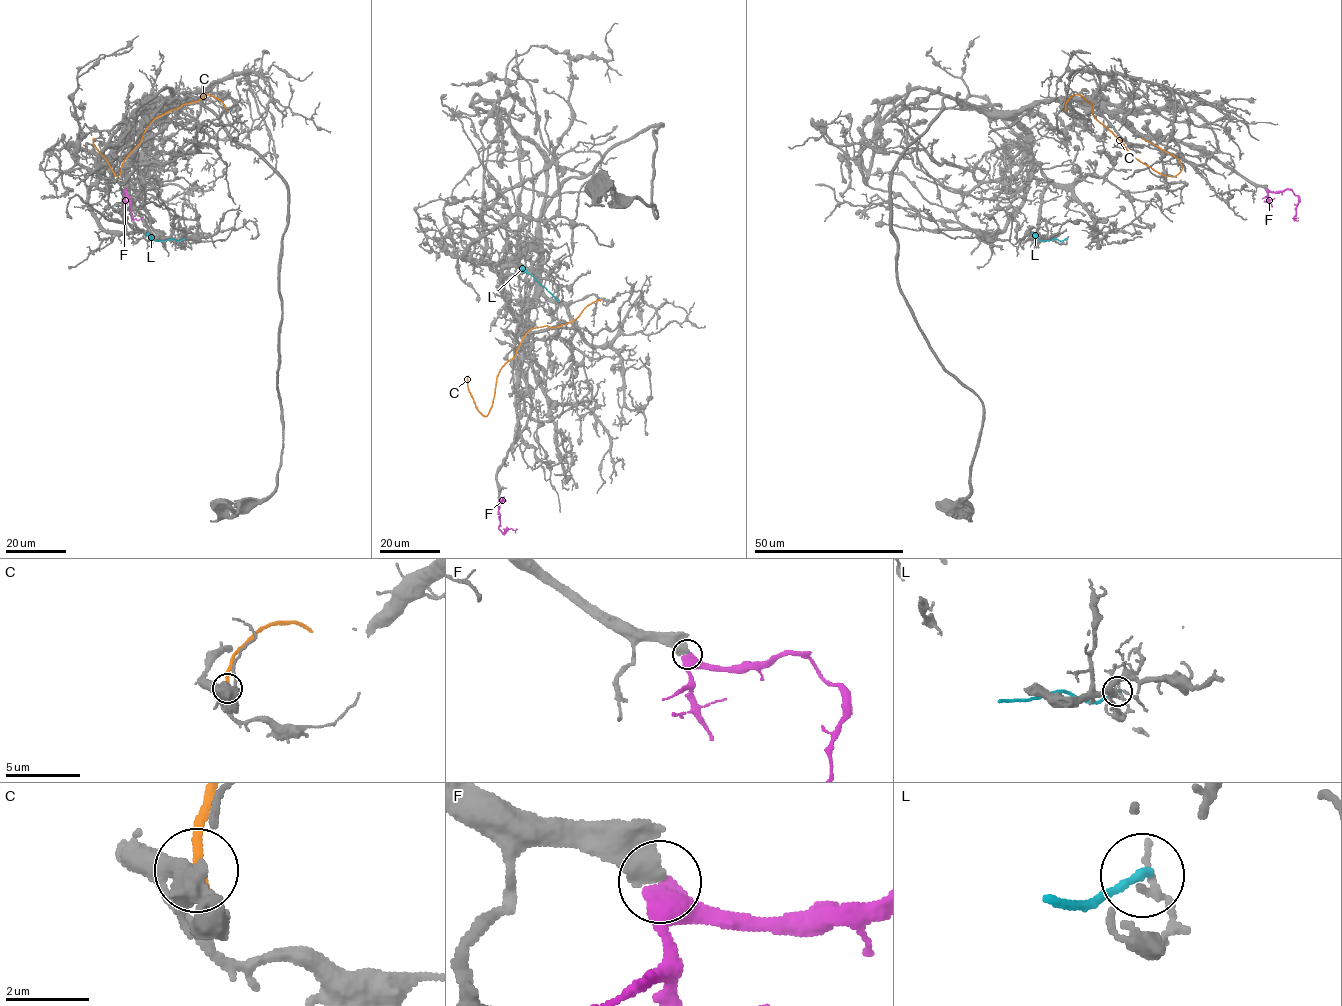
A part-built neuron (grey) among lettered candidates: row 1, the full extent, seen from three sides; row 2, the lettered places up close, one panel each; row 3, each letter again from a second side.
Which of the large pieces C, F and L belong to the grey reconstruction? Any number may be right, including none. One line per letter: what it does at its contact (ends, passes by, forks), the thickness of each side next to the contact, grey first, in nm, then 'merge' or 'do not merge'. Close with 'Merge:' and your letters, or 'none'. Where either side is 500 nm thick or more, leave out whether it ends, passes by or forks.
C: it ends there; 460 nm thick on the grey side, 280 nm on the other; do not merge
F: 360 nm thick on the grey side, 550 nm on the other; merge
L: it ends there; 240 nm thick on the grey side, 200 nm on the other; do not merge
Merge: F

